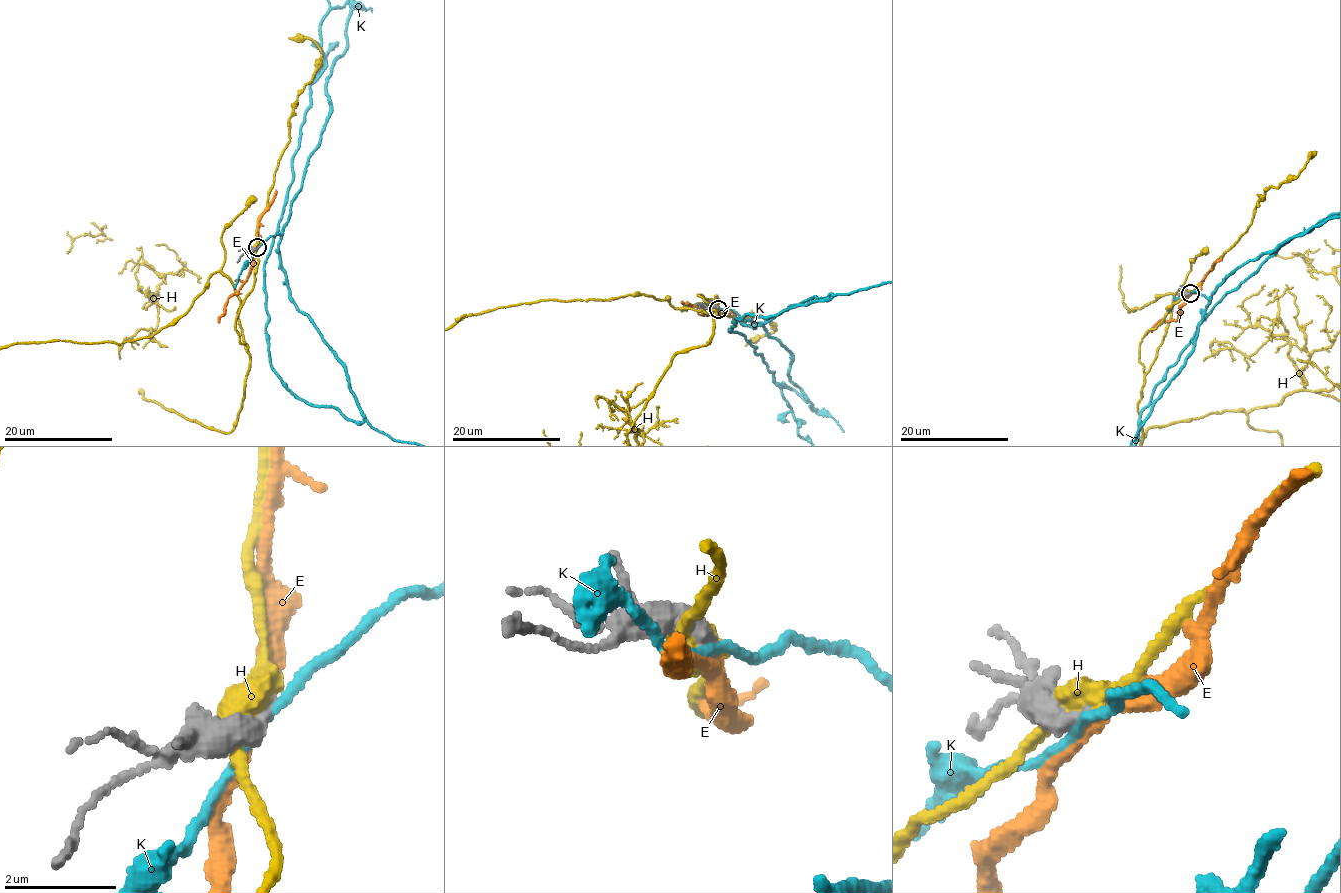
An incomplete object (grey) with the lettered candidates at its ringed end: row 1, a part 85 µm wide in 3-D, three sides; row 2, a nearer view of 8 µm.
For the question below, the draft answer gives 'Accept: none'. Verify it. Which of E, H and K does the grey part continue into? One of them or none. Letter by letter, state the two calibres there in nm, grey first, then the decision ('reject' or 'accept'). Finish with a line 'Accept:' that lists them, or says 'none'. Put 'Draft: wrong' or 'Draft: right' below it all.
E: calibres 360 and 260 nm; accept
H: calibres 600 and 480 nm; reject
K: calibres 420 and 150 nm; reject
Accept: E
Draft: wrong

